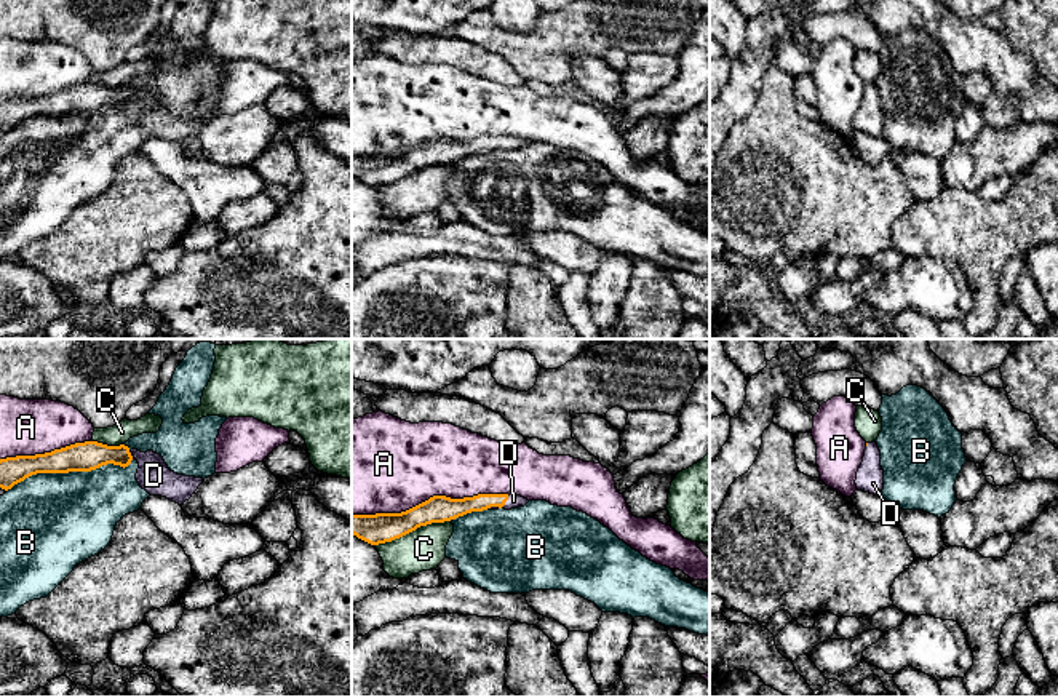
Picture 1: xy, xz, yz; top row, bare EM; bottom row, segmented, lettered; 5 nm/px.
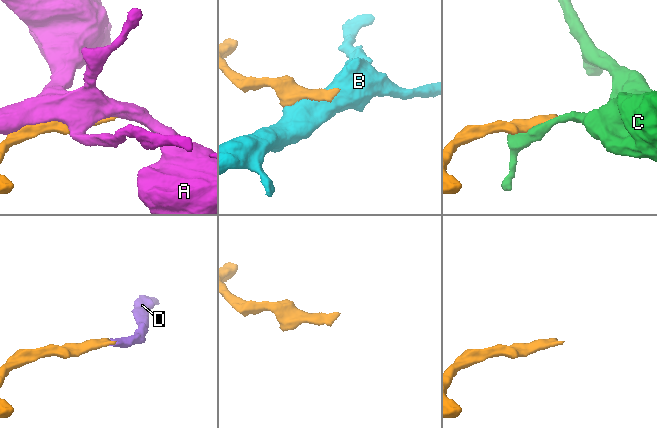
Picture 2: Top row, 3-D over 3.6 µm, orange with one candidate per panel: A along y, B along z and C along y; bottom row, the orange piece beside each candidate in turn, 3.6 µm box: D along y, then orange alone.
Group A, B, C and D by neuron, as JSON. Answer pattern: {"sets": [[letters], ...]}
{"sets": [["A"], ["B"], ["C"], ["D"]]}

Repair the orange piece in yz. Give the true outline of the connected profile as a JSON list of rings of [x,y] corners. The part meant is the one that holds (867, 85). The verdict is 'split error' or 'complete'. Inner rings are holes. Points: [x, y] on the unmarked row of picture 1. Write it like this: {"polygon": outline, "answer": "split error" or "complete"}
{"polygon": [[[866,85],[863,104],[857,114],[857,131],[881,137],[884,131],[884,112],[881,109],[881,93],[877,85]]], "answer": "split error"}

